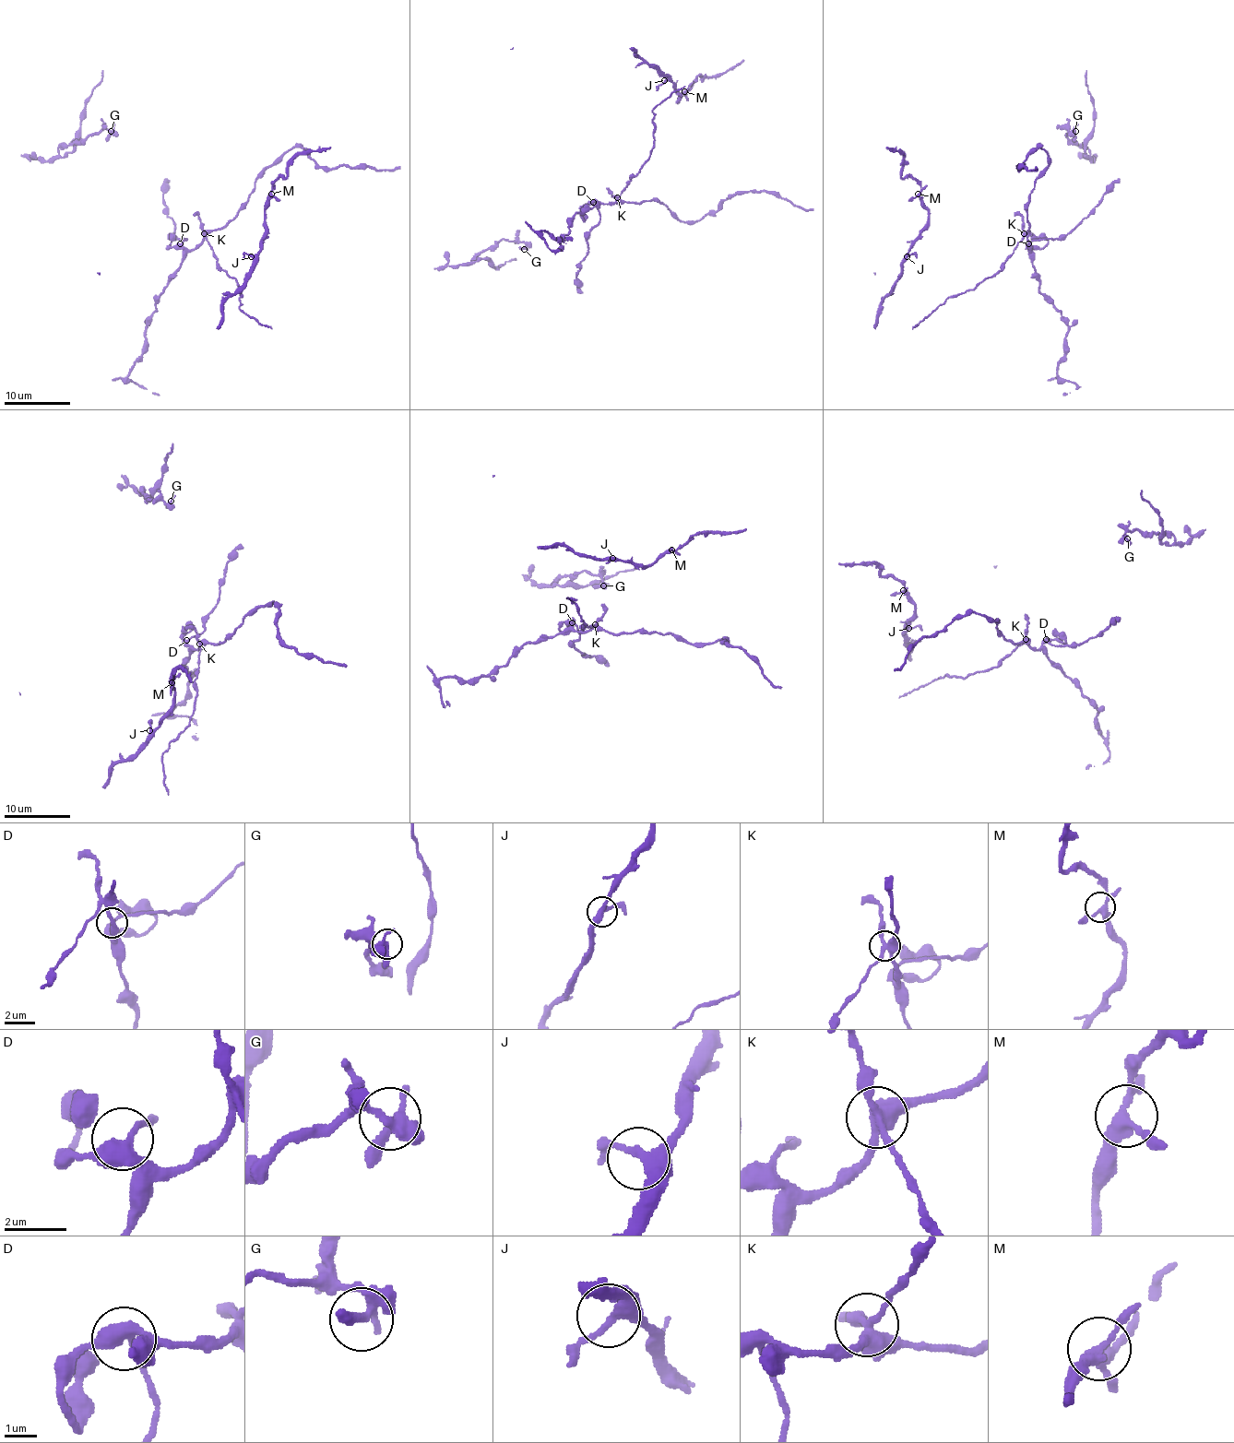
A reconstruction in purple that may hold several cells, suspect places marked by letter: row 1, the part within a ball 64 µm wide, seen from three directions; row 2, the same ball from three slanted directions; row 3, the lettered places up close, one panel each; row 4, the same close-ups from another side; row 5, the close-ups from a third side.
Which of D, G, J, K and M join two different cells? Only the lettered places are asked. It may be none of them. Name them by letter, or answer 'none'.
K

